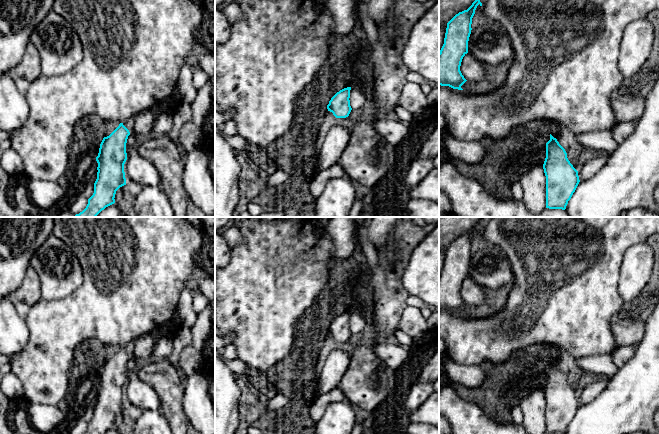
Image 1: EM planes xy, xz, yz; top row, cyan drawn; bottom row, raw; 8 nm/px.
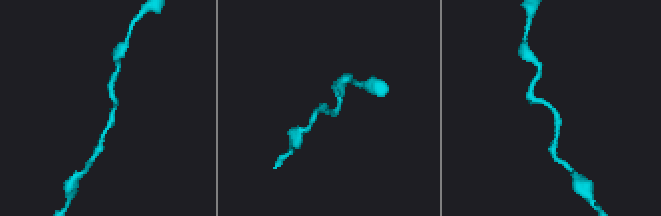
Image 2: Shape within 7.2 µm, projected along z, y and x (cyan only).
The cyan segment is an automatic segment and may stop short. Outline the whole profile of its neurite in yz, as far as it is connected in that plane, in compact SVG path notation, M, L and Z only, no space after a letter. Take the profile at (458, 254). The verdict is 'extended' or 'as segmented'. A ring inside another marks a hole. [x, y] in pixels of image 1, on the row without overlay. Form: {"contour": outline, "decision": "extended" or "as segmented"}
{"contour": "M477 222L467 234L459 236L447 247L444 268L439 276L439 309L441 310L449 310L453 313L463 314L461 310L467 304L462 299L460 290L463 281L468 277L472 242L478 229L482 230L480 222Z", "decision": "as segmented"}

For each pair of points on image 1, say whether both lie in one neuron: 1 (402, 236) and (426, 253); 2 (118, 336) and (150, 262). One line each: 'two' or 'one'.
1: two
2: one

